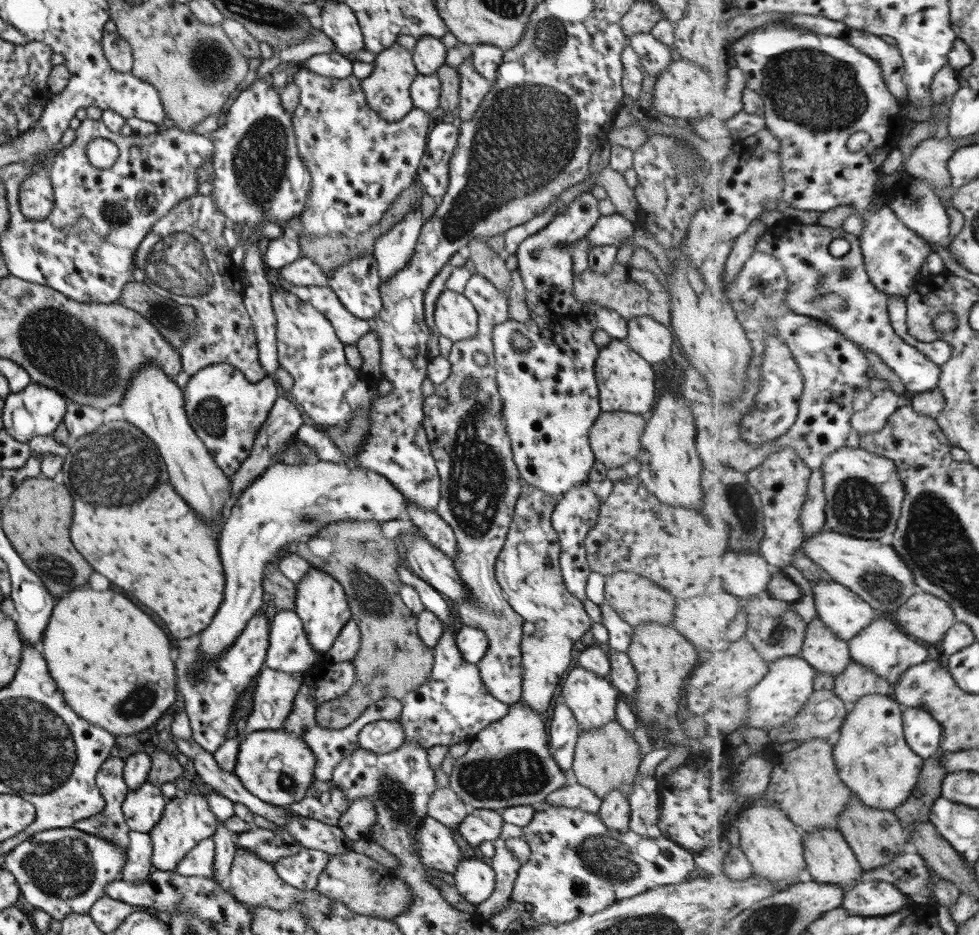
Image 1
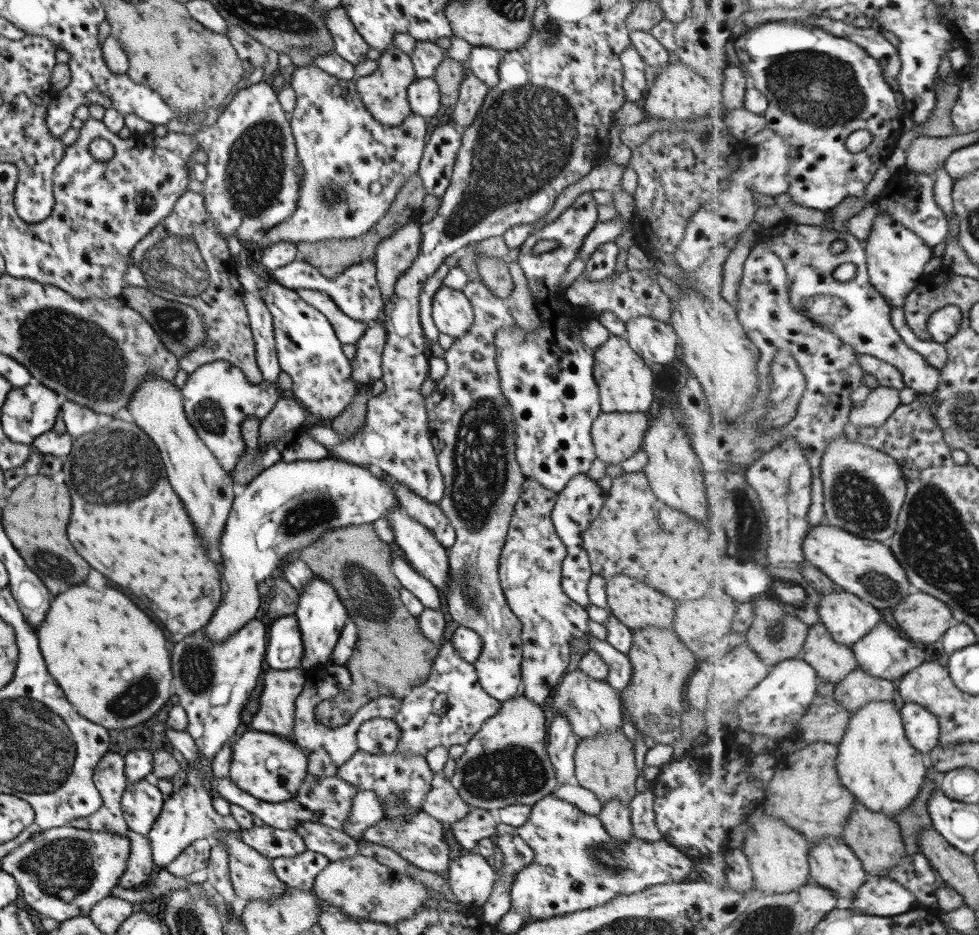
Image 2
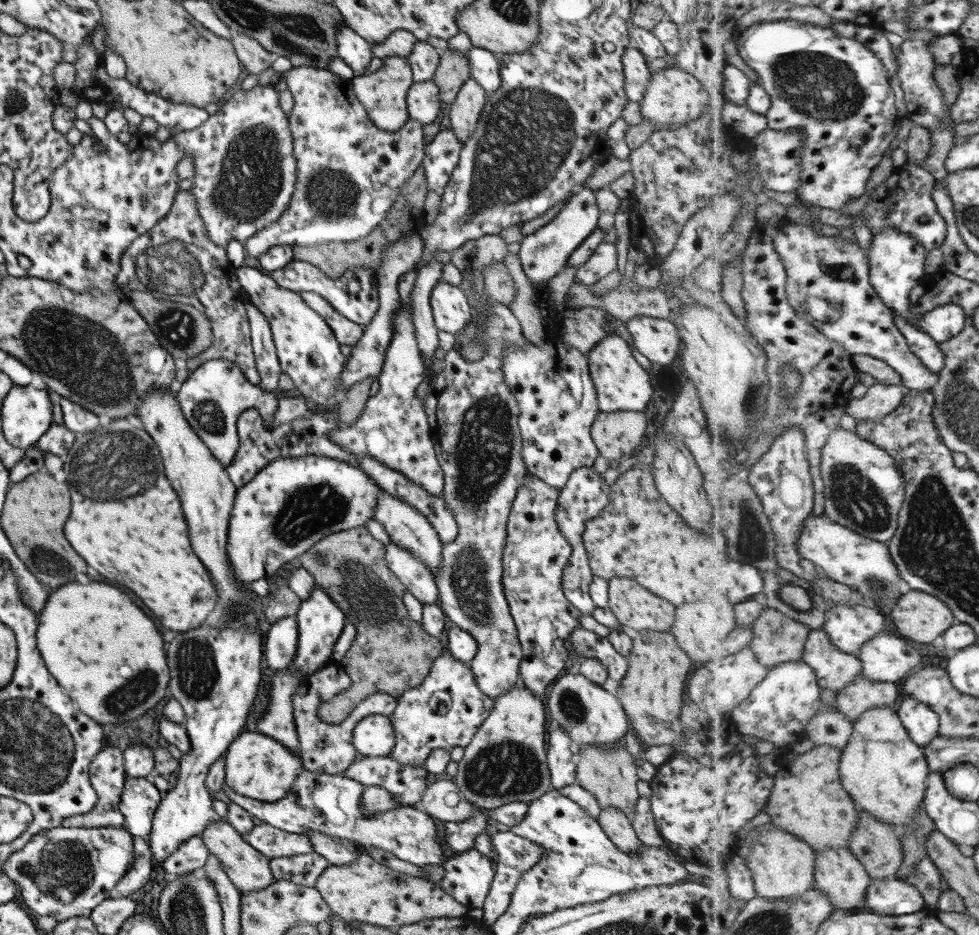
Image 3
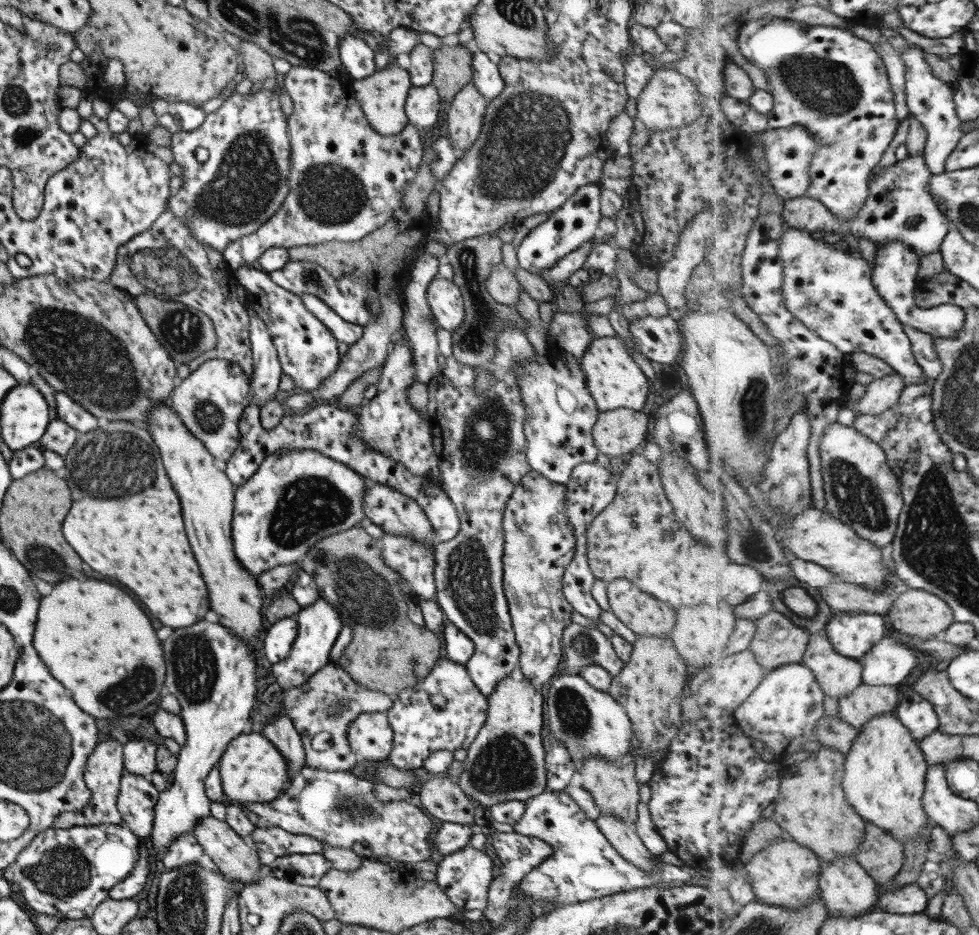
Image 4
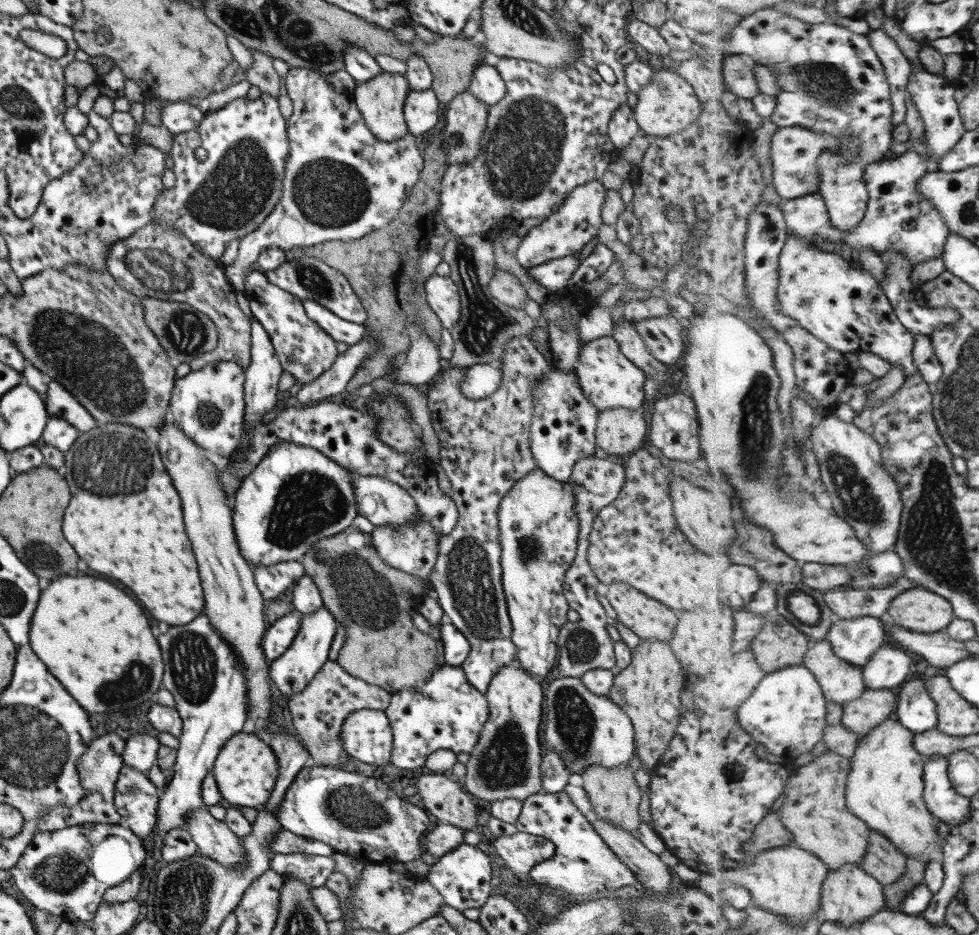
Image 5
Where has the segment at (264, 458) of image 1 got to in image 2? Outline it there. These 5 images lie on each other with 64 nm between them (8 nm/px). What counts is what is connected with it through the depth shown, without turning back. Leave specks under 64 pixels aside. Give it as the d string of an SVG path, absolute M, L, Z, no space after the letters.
M285 395L278 398L273 408L259 421L257 437L259 437L259 451L285 431L298 428L306 416L306 410L299 401Z

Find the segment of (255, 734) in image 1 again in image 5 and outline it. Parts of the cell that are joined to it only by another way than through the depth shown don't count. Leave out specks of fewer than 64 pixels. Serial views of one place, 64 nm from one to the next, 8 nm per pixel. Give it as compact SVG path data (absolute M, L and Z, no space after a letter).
M239 732L223 744L209 772L225 806L256 809L269 800L269 793L278 777L277 758L256 735Z

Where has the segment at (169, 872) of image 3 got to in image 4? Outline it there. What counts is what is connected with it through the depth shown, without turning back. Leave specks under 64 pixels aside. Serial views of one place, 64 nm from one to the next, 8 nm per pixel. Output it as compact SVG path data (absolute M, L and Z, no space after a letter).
M191 831L179 834L178 838L173 838L162 856L161 861L165 870L175 869L177 866L193 863L193 861L199 863L203 859L202 849Z

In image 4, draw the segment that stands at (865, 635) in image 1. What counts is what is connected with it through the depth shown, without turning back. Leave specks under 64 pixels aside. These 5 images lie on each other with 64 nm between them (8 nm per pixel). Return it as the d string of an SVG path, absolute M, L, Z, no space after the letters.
M883 637L863 658L864 684L871 686L899 686L903 688L913 677L917 656L901 640Z

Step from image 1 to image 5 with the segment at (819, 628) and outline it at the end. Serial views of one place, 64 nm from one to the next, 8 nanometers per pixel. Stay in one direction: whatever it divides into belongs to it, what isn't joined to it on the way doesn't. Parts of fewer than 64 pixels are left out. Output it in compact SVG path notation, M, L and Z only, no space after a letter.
M829 640L812 642L804 665L818 678L826 699L832 703L845 706L866 693L864 668L839 658Z

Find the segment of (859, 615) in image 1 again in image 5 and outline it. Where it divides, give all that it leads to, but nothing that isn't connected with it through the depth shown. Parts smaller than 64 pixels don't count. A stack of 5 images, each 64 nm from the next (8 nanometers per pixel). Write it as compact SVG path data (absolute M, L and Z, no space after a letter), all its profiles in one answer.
M863 616L855 620L836 620L831 626L828 640L834 647L835 654L839 658L864 667L885 645L885 630L880 618L875 616Z

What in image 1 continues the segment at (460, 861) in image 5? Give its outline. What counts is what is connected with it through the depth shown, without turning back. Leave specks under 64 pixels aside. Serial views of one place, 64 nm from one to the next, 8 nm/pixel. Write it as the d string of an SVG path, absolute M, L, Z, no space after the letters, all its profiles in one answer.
M480 857L461 859L452 877L457 894L475 906L493 892L495 874L488 861Z

